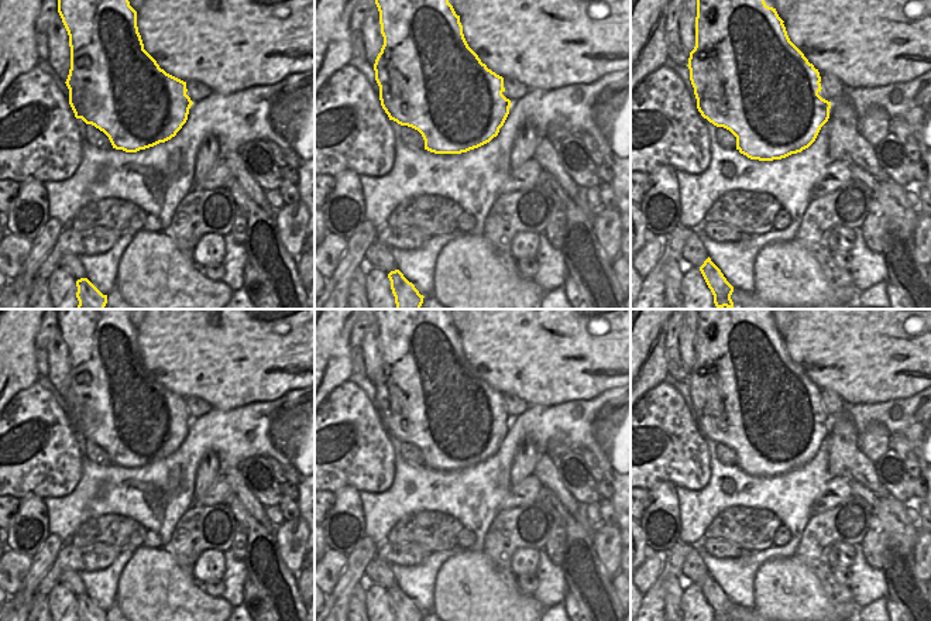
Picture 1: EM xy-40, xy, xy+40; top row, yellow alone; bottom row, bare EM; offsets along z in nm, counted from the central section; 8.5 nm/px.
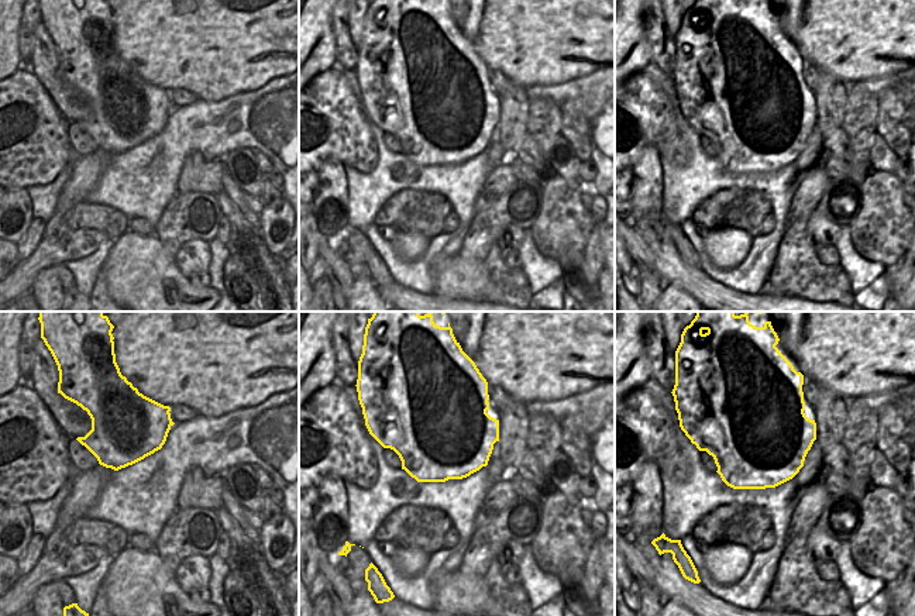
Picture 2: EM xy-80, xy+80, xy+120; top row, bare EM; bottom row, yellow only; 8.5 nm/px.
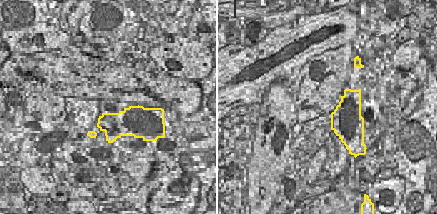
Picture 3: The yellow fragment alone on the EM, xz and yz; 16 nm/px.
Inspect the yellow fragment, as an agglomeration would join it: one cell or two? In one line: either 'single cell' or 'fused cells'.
fused cells

